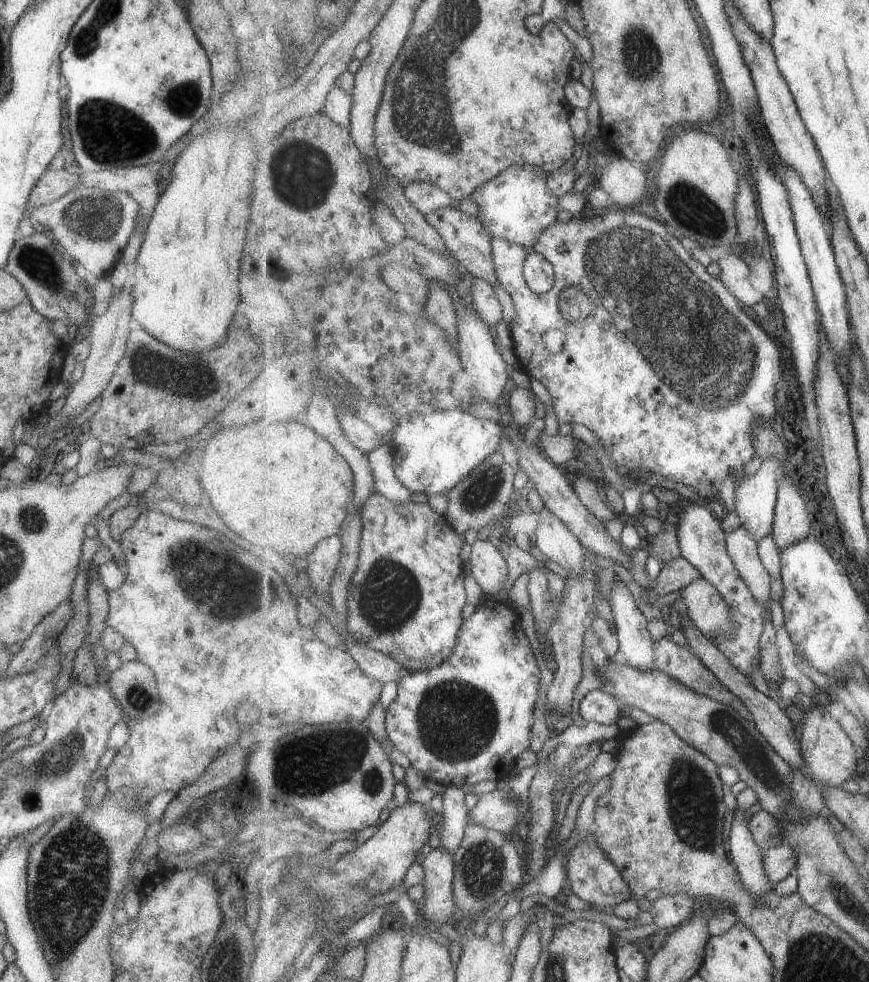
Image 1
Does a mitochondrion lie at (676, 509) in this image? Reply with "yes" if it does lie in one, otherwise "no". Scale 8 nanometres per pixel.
no

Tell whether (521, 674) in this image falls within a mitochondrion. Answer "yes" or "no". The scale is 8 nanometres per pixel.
no

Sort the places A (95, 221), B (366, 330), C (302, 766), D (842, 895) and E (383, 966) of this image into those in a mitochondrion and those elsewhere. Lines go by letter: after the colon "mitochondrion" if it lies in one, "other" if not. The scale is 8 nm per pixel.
A: mitochondrion
B: mitochondrion
C: mitochondrion
D: mitochondrion
E: other

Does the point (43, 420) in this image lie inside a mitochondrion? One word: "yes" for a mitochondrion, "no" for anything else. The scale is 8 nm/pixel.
no

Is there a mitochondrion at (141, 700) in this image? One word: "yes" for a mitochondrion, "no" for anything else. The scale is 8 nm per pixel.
yes

